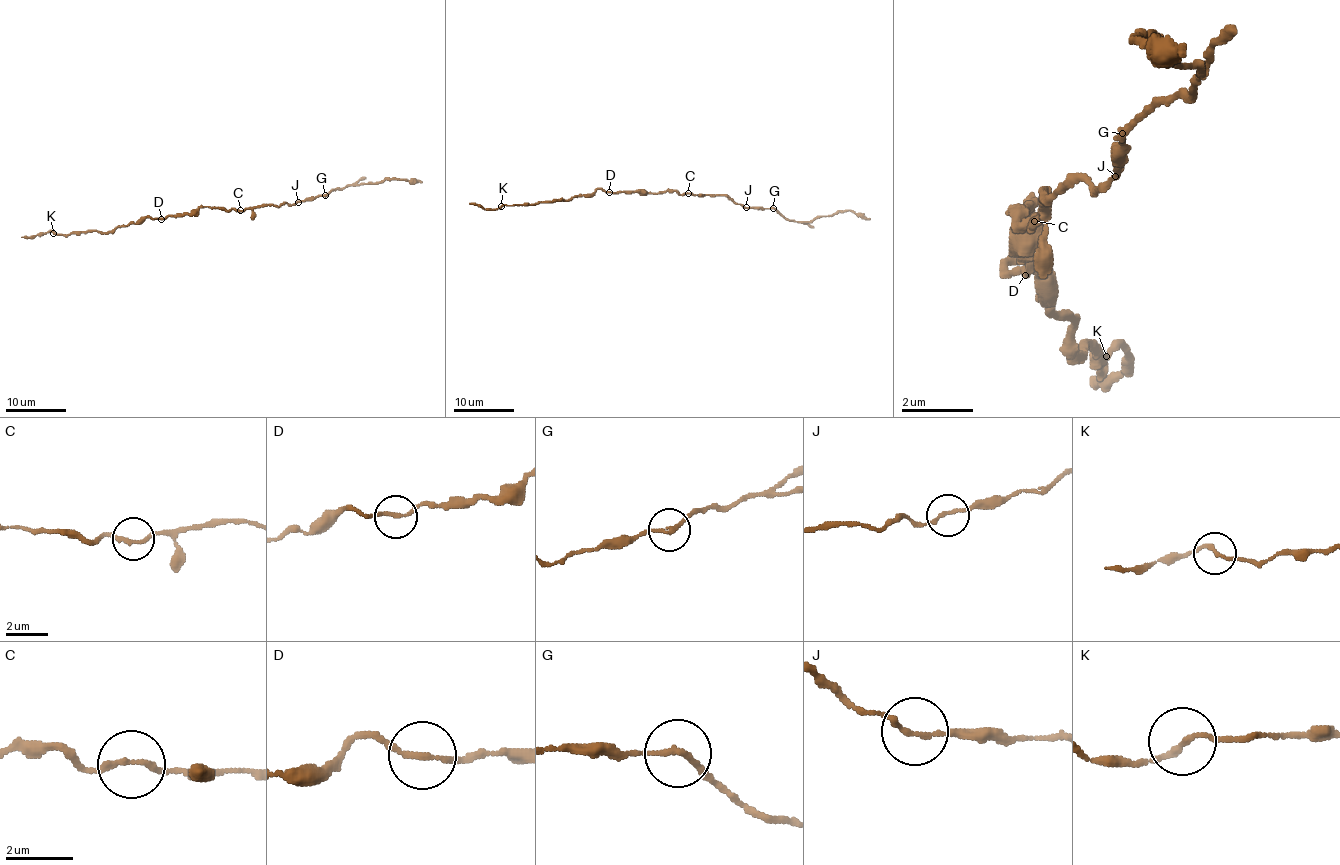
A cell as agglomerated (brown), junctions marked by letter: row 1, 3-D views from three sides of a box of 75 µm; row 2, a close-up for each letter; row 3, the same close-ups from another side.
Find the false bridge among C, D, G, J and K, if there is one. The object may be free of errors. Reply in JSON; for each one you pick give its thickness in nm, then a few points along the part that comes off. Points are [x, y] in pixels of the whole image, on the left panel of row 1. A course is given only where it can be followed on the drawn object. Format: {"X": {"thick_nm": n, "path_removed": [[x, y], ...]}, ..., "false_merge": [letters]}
{"false_merge": []}

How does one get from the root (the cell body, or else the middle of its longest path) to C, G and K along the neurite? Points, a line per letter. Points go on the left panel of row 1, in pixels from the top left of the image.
C: (223, 210), (240, 210)
G: (223, 210), (280, 207), (286, 202), (312, 201), (325, 195)
K: (223, 210), (199, 207), (190, 213), (140, 219), (106, 233), (53, 233)

